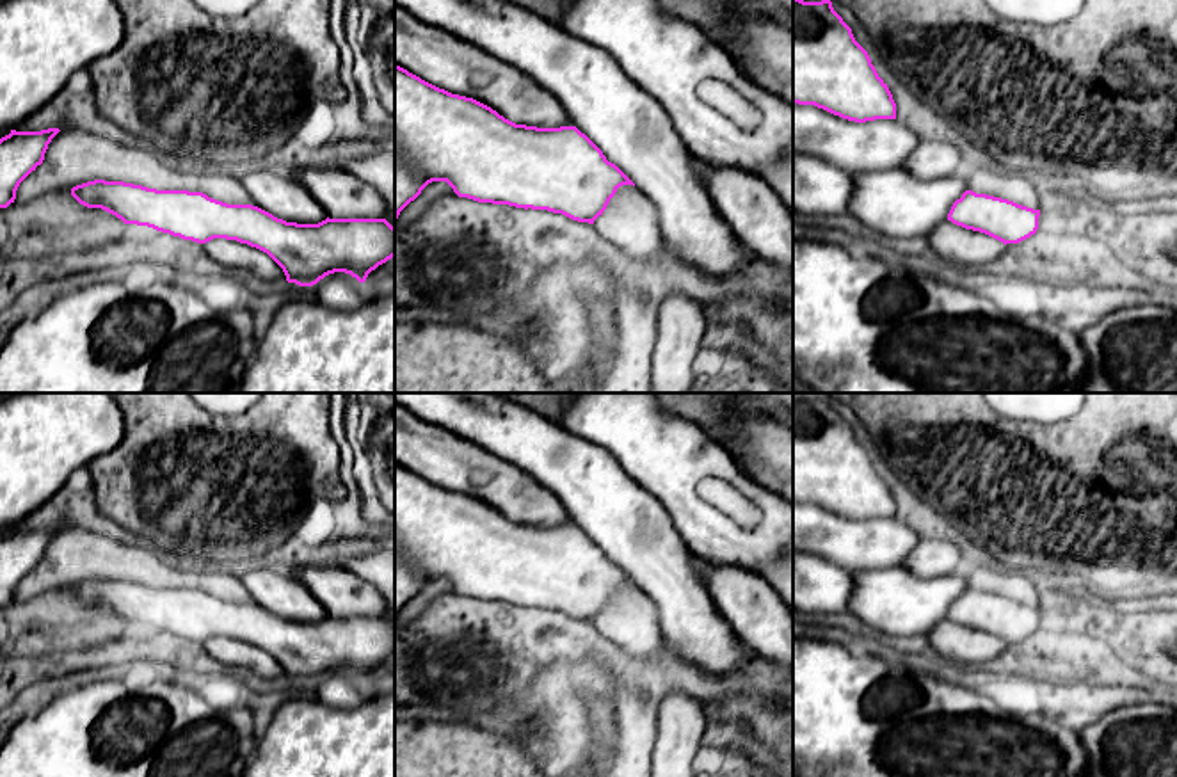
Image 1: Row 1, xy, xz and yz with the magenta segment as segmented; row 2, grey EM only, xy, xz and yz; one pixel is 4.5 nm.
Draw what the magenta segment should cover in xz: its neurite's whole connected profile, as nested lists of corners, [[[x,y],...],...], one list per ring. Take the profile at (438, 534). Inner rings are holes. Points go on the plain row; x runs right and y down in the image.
[[[395,462],[395,621],[432,580],[446,580],[459,596],[516,606],[548,608],[594,622],[622,583],[635,581],[576,525],[516,523],[491,505],[439,487]]]

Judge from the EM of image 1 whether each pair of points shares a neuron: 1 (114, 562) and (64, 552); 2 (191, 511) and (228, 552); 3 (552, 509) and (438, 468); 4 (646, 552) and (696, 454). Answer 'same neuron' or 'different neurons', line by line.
1: same neuron
2: same neuron
3: same neuron
4: different neurons

